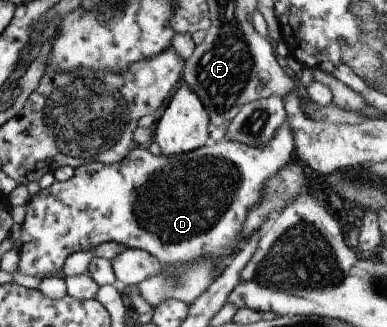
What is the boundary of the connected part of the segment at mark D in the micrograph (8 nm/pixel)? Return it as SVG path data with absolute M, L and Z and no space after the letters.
M288 117L278 127L278 130L274 133L272 139L270 139L265 145L262 146L248 146L244 143L239 143L233 140L222 139L218 142L209 142L201 149L196 149L186 154L174 155L165 157L160 155L156 157L149 152L149 149L141 149L136 146L132 149L132 152L121 162L113 165L107 165L102 163L94 164L82 164L82 166L76 169L76 173L71 179L64 182L58 182L57 180L50 185L47 189L41 189L36 193L36 196L32 196L25 206L25 219L22 225L22 246L18 249L20 252L20 263L18 263L18 273L22 275L28 275L36 278L48 278L52 276L60 276L63 272L63 266L66 259L74 253L86 252L89 250L96 250L96 247L102 245L105 242L115 242L124 245L126 248L137 248L147 253L150 253L153 257L156 257L162 264L166 263L172 266L178 266L179 264L186 264L191 262L198 262L209 258L212 262L232 262L235 254L239 250L241 242L245 235L243 230L245 222L247 221L248 213L250 209L254 208L263 197L263 186L275 175L278 174L284 165L288 164L294 157L295 151L295 138L292 132Z

